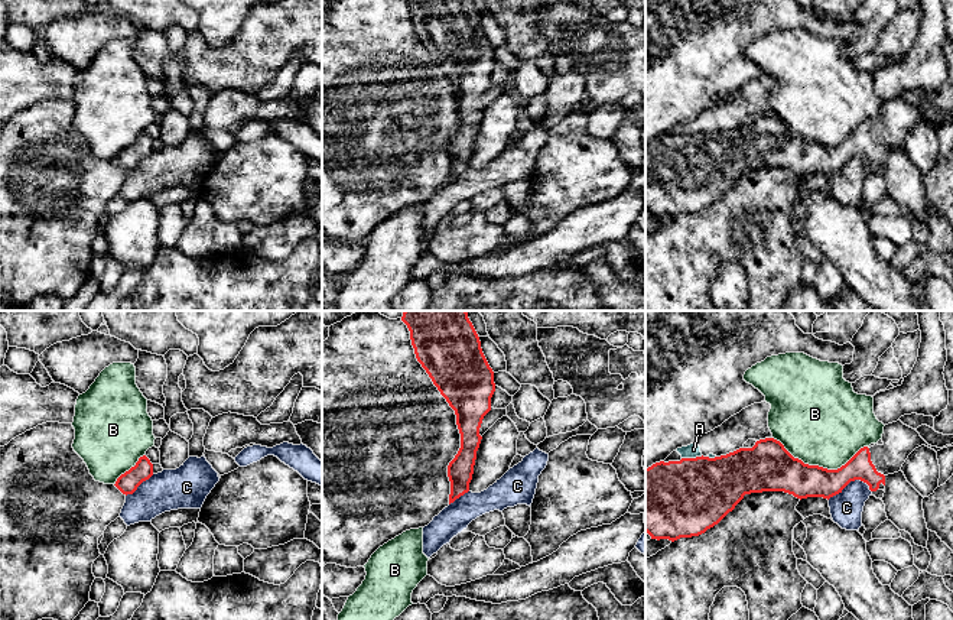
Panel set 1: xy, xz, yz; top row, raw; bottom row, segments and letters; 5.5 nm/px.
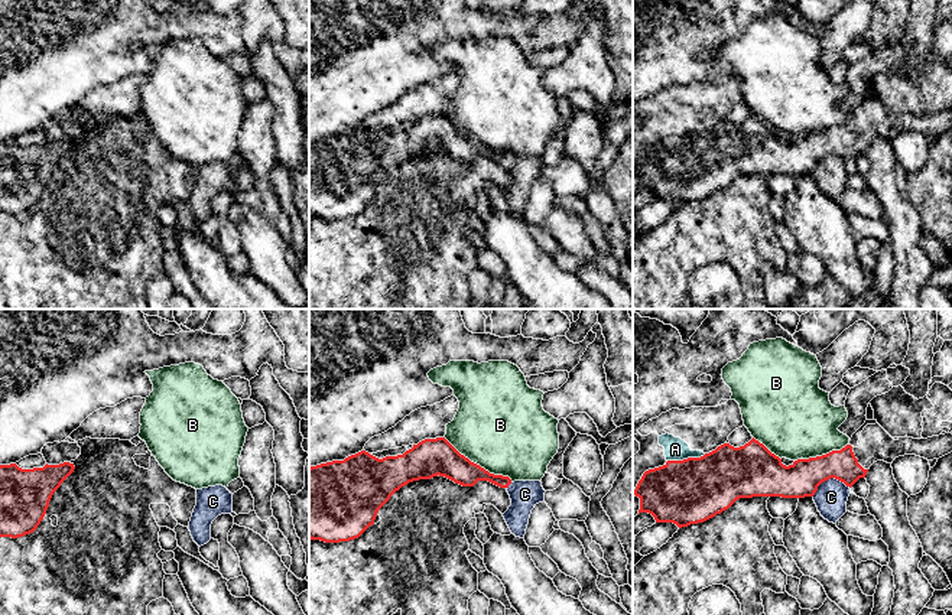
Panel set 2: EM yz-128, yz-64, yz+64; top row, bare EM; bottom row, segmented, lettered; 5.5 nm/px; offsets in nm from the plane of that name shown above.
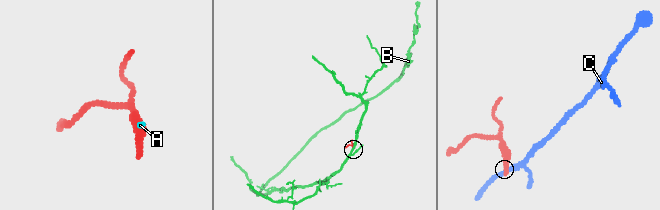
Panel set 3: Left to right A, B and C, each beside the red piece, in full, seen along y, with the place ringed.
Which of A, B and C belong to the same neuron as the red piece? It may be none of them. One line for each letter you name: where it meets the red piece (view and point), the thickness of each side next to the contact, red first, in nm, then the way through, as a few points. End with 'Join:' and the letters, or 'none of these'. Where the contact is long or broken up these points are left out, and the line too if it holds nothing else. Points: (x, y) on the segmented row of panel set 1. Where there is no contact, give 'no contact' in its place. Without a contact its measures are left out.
Join: none of these

